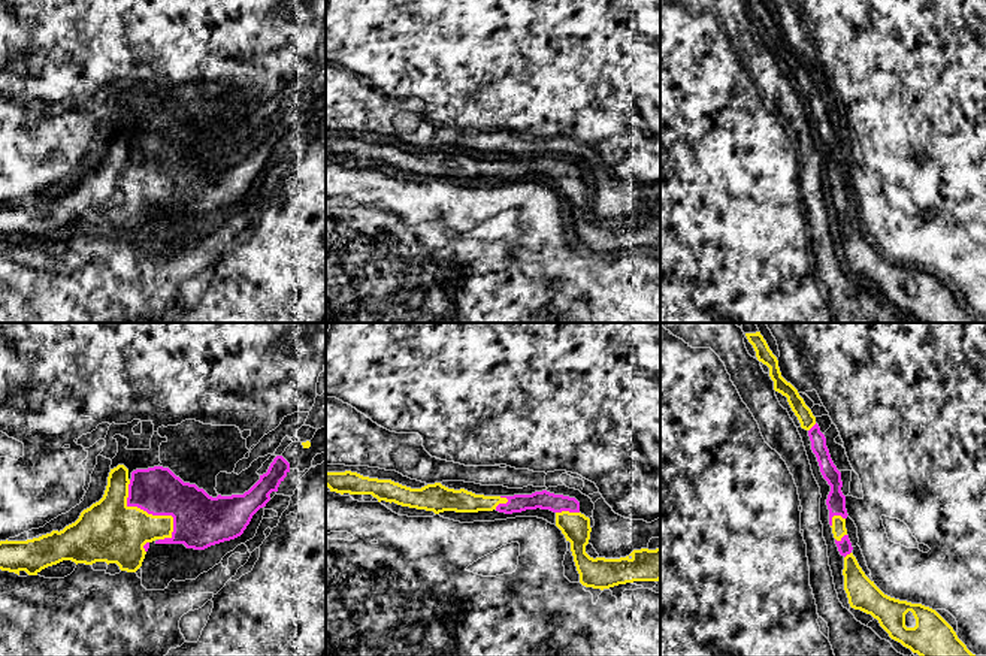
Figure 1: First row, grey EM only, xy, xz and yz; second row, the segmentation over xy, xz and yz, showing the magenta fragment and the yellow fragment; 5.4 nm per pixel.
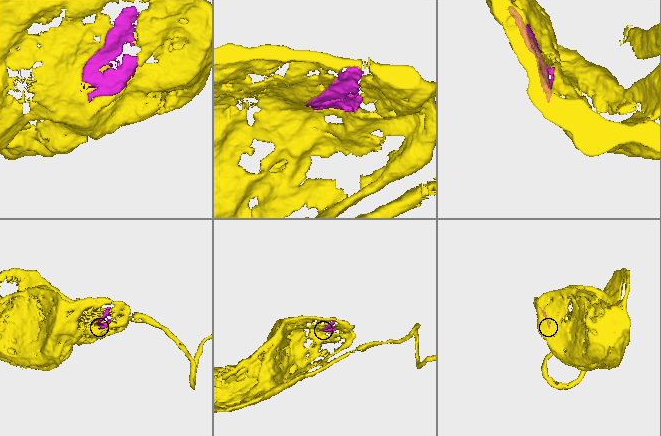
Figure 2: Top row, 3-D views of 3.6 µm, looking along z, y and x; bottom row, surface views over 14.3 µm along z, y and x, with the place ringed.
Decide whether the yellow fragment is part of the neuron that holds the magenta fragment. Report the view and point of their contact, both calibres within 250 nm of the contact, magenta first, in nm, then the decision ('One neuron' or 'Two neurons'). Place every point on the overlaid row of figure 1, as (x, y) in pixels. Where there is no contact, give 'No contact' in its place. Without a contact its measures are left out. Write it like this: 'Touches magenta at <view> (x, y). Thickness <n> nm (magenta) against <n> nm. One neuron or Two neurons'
Touches magenta at xy (148, 513). Thickness 260 nm (magenta) against 340 nm. One neuron

